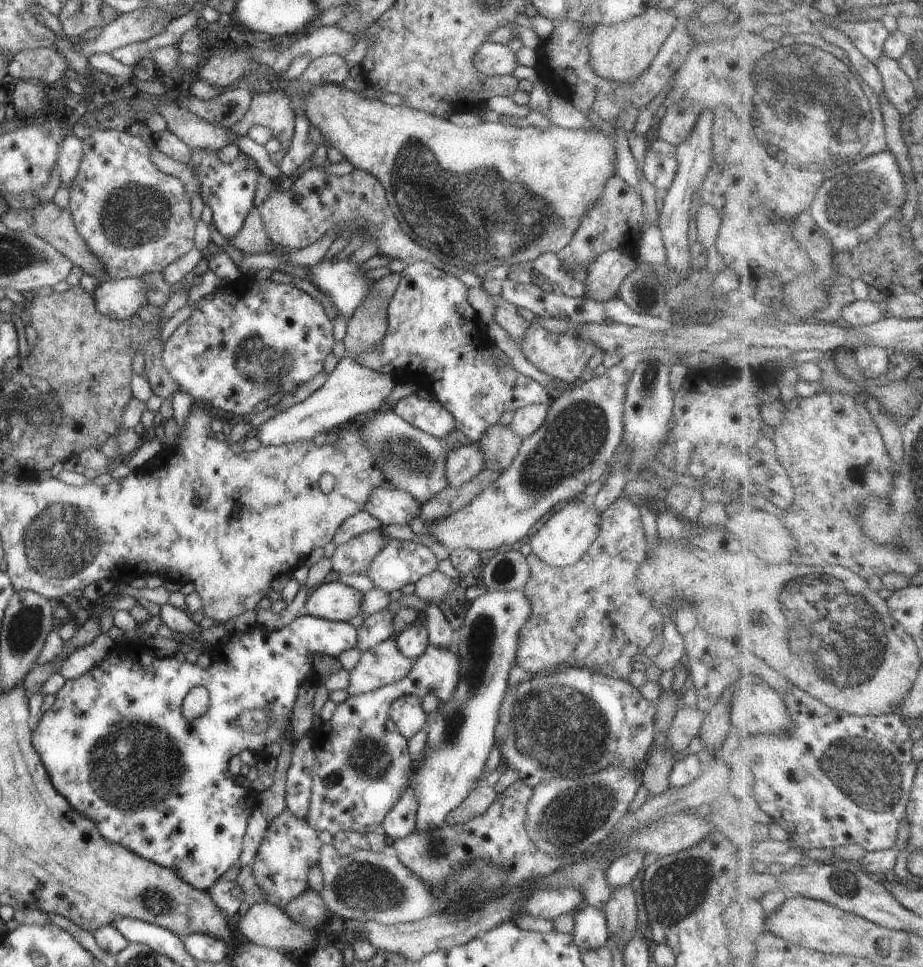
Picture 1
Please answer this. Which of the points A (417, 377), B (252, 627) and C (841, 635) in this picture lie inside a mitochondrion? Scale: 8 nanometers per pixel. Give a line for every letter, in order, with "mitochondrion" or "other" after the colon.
A: other
B: other
C: mitochondrion

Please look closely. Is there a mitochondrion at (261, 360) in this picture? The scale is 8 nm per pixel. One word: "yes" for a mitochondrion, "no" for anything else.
yes

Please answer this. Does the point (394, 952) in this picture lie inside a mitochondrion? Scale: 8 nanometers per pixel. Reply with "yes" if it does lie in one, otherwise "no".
no

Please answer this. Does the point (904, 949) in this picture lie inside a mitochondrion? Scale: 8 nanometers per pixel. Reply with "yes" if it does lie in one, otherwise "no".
yes

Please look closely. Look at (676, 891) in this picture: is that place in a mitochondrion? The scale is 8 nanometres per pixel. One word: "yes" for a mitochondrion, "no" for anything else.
yes

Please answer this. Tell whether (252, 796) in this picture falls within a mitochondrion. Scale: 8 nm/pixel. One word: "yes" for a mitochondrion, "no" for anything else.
no

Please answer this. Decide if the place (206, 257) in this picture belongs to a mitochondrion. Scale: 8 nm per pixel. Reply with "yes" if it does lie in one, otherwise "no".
no

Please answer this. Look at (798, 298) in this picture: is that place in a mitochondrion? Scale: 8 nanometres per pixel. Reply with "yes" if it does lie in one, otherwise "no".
yes

